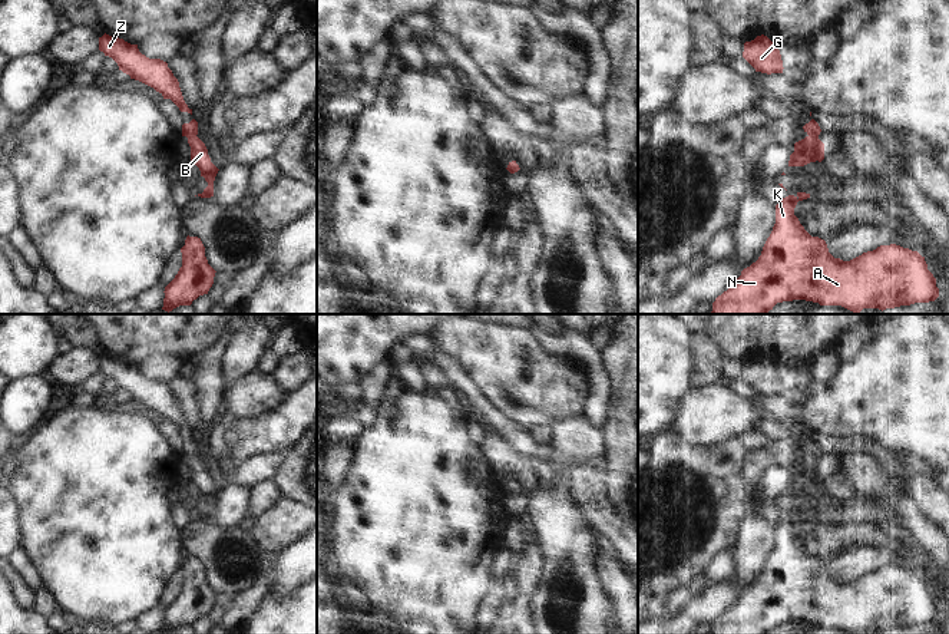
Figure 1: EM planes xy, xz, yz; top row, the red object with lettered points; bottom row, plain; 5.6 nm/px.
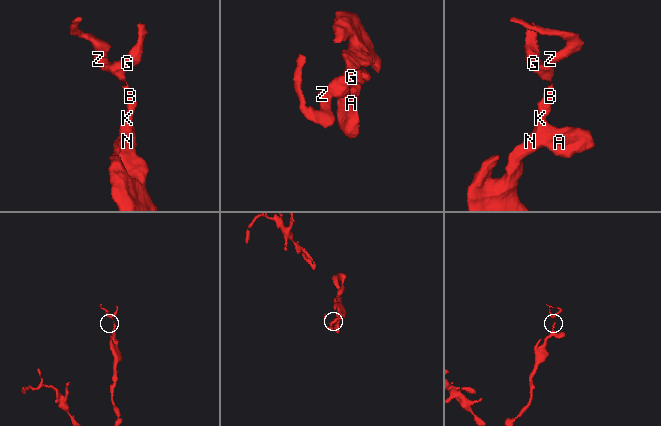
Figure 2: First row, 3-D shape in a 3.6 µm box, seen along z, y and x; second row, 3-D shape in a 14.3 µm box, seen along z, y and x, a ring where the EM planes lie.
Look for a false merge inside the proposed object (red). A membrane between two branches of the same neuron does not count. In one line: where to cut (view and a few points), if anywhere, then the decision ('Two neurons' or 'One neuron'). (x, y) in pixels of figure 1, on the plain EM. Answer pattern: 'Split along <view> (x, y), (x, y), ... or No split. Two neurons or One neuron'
No split. One neuron

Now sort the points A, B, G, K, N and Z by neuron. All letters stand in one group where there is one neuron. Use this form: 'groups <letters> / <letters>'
groups A B G K N Z

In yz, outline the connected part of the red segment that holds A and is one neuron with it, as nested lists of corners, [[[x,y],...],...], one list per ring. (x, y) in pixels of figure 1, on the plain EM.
[[[797,514],[796,518],[788,516],[776,526],[776,545],[761,577],[715,620],[711,634],[768,634],[777,624],[793,621],[841,627],[853,634],[860,634],[863,630],[883,633],[935,623],[939,618],[936,600],[917,572],[890,565],[863,574],[850,582],[834,579],[826,562],[811,558],[794,536],[797,524],[807,519],[810,515]]]

